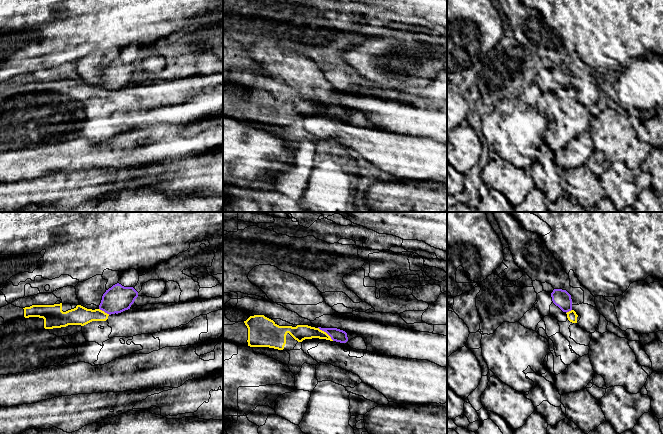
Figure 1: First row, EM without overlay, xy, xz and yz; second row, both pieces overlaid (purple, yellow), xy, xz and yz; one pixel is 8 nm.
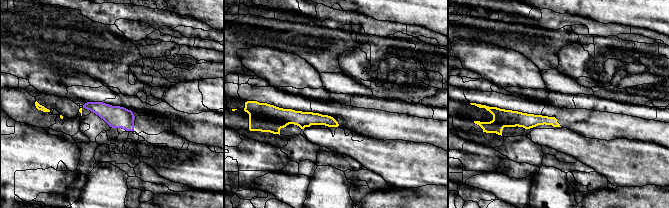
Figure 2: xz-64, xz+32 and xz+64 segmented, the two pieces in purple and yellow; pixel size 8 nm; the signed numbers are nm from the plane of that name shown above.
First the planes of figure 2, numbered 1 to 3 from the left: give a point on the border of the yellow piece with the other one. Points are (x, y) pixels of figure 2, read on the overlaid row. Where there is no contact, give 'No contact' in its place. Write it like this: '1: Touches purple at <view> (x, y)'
1: No contact
2: No contact
3: No contact

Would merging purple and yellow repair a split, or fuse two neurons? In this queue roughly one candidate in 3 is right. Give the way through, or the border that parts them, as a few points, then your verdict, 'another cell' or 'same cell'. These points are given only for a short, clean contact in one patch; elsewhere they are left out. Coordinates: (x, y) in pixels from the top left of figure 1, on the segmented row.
border xz (318, 327), (333, 340); another cell

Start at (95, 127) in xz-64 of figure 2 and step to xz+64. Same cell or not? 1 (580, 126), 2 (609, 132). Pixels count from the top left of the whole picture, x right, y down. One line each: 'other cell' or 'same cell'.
1: other cell
2: other cell

